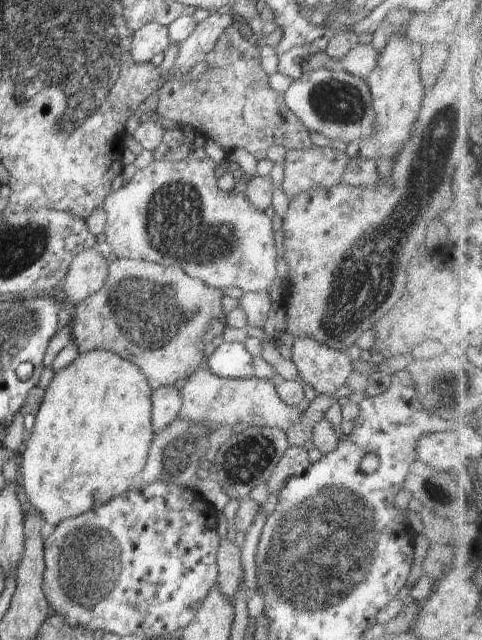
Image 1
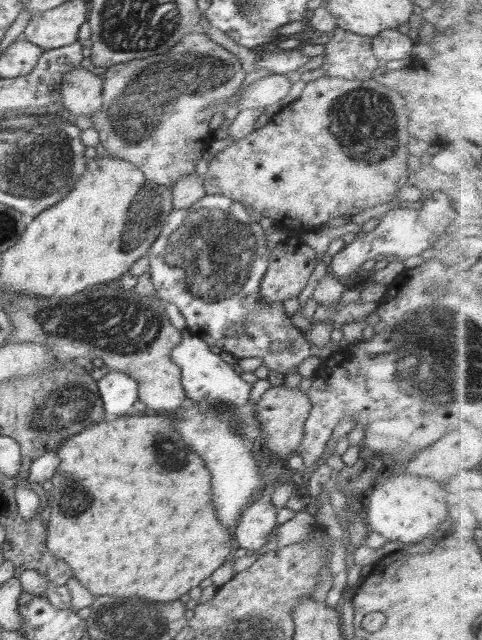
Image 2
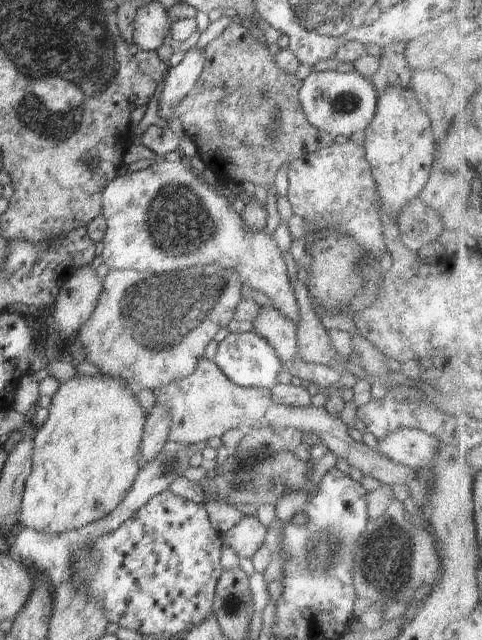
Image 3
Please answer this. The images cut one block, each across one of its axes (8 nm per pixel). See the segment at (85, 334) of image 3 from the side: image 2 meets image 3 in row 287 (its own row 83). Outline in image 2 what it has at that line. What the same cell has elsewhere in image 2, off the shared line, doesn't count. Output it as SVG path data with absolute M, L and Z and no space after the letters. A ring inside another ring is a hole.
M194 32L182 36L178 44L162 54L111 66L100 78L102 110L96 112L91 120L99 142L113 158L134 164L148 180L172 190L182 176L195 173L198 162L214 141L209 128L212 118L210 105L236 95L251 77L234 53L212 41L208 34Z

